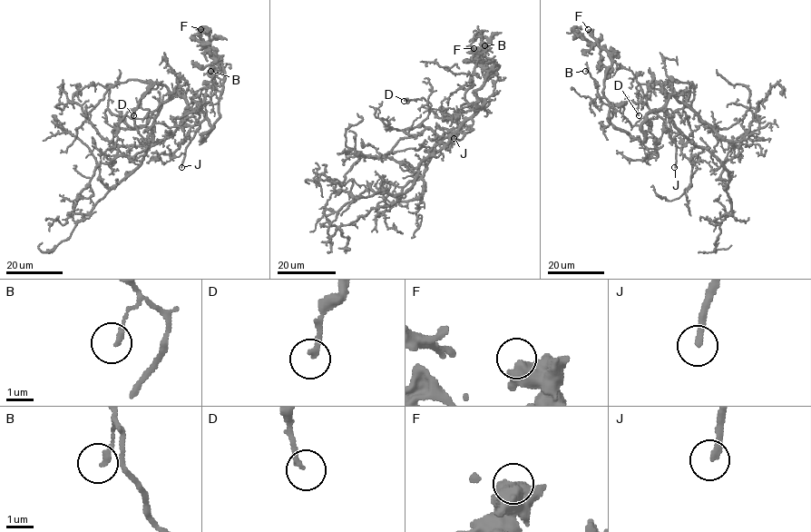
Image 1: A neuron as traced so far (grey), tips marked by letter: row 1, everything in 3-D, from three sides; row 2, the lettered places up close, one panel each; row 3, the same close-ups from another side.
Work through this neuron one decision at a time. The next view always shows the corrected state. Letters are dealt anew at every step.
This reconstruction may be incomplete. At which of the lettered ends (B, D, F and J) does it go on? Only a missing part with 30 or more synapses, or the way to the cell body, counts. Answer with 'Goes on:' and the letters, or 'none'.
Goes on: J

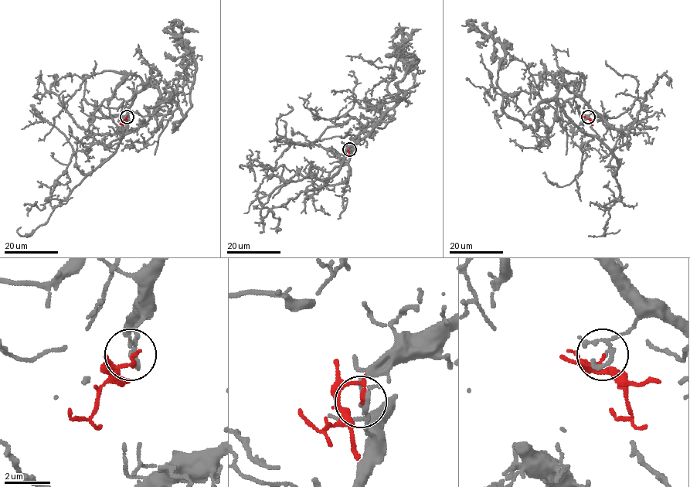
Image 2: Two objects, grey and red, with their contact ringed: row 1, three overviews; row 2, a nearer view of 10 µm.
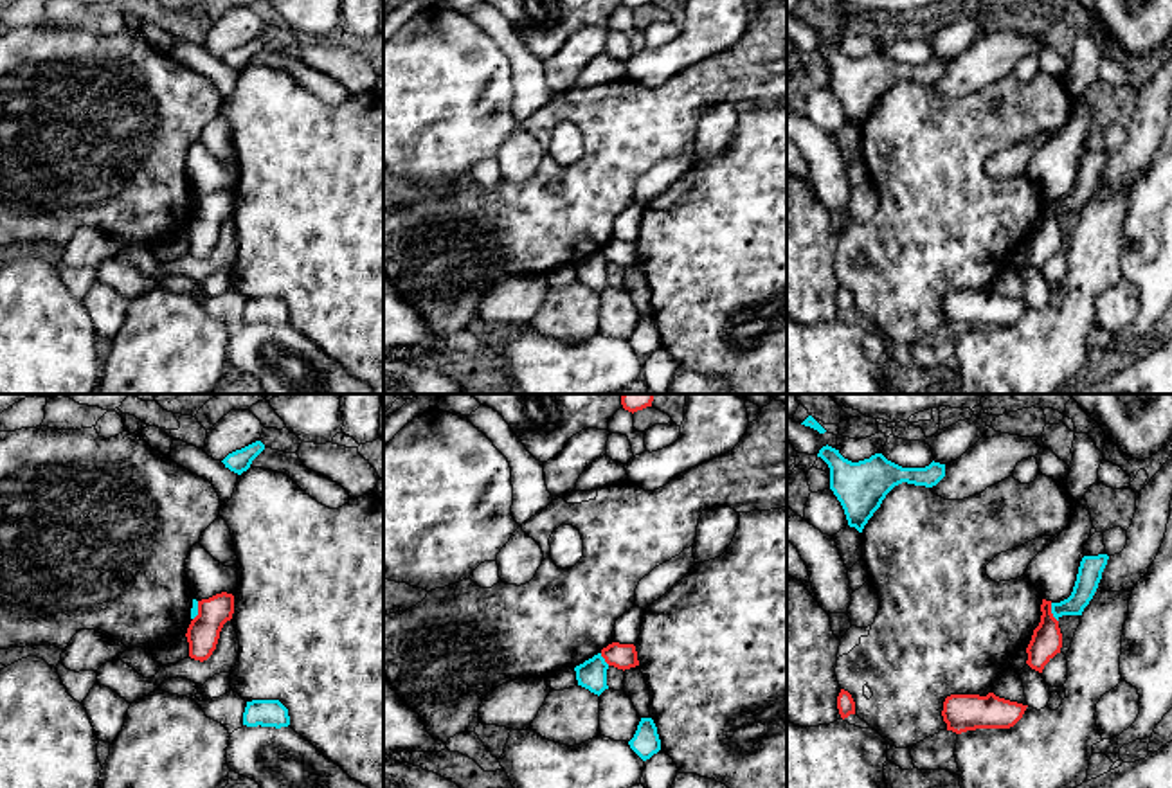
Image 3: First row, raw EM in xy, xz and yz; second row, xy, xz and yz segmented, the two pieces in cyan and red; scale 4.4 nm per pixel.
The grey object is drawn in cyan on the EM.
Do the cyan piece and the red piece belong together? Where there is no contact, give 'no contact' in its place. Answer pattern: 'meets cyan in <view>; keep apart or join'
meets cyan in yz; keep apart

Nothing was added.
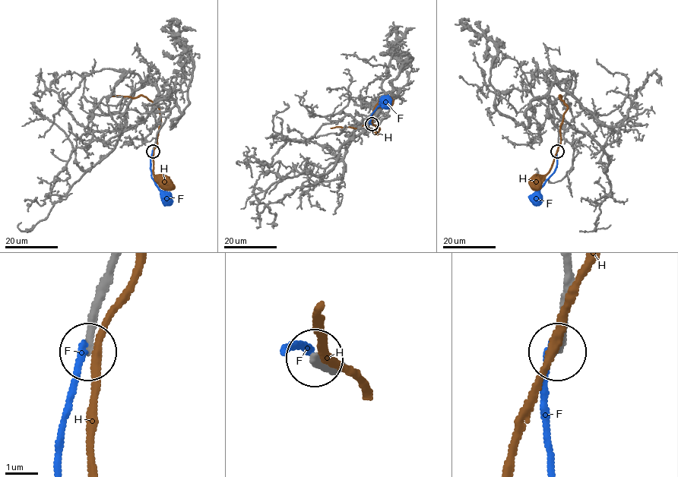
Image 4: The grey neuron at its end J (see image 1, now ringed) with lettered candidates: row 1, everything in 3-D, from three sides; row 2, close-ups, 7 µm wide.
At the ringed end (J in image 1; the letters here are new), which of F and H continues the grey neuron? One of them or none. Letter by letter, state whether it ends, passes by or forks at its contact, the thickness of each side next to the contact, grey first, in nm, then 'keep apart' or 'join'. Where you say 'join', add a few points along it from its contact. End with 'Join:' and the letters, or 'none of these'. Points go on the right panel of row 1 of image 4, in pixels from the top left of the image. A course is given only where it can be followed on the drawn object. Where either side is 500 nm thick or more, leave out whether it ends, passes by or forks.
F: it ends there; 260 nm thick on the grey side, 200 nm on the other; keep apart
H: it passes by; 300 nm thick on the grey side, 240 nm on the other; keep apart
Join: none of these

